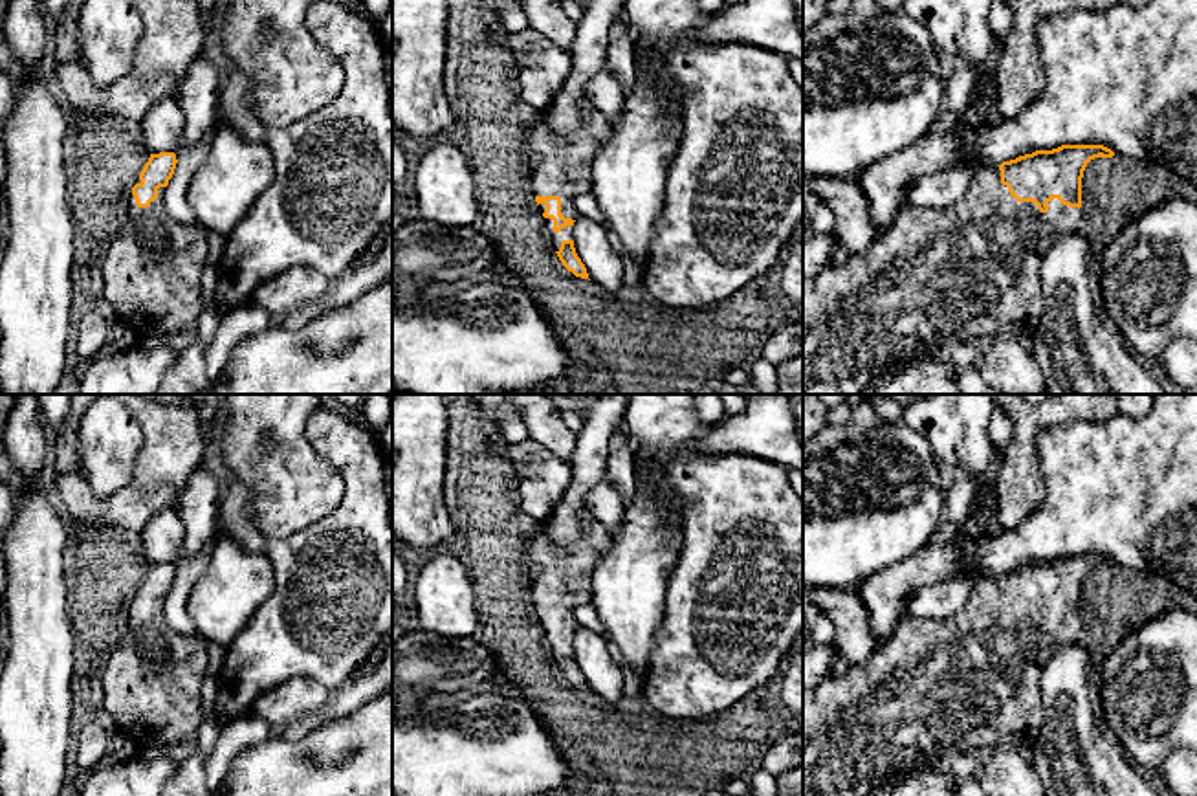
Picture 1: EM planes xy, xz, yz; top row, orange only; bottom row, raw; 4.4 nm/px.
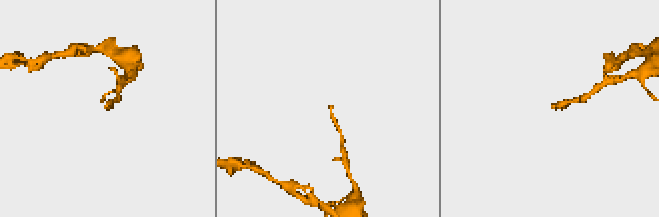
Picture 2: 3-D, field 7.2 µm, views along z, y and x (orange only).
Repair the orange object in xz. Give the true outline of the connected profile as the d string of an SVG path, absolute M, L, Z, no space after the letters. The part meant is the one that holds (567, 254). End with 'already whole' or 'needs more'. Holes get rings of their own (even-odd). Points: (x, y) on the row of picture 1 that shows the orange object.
M588 101L579 127L568 138L555 136L543 121L544 110L528 134L532 193L544 216L544 227L563 266L588 279L574 248L576 198L594 191L592 163L612 127Z; needs more

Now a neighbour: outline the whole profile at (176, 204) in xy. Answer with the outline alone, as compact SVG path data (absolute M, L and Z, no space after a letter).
M211 132L205 139L202 139L194 147L180 149L176 152L178 163L172 178L169 180L169 185L165 187L163 200L170 216L174 216L183 224L198 224L194 211L187 202L187 189L194 171L209 154L209 143L213 134L214 132Z

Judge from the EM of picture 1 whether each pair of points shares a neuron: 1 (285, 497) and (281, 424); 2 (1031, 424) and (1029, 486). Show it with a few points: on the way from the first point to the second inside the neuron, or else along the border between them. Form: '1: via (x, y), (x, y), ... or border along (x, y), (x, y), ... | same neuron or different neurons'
1: via (285, 479), (281, 450), (286, 442) | same neuron
2: via (1025, 439), (1025, 472) | same neuron

